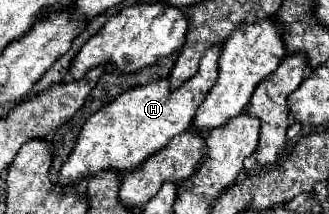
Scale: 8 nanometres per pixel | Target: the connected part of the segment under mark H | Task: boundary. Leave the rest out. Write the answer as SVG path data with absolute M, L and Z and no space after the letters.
M221 45L209 47L203 57L197 75L187 79L181 87L171 89L167 79L159 79L149 85L133 87L121 93L115 101L99 109L87 119L77 139L77 145L65 165L61 167L59 185L73 185L85 175L95 175L105 169L115 169L121 173L139 167L151 153L163 149L175 135L187 131L195 117L197 107L203 103L205 95L217 81L219 75L219 55Z

